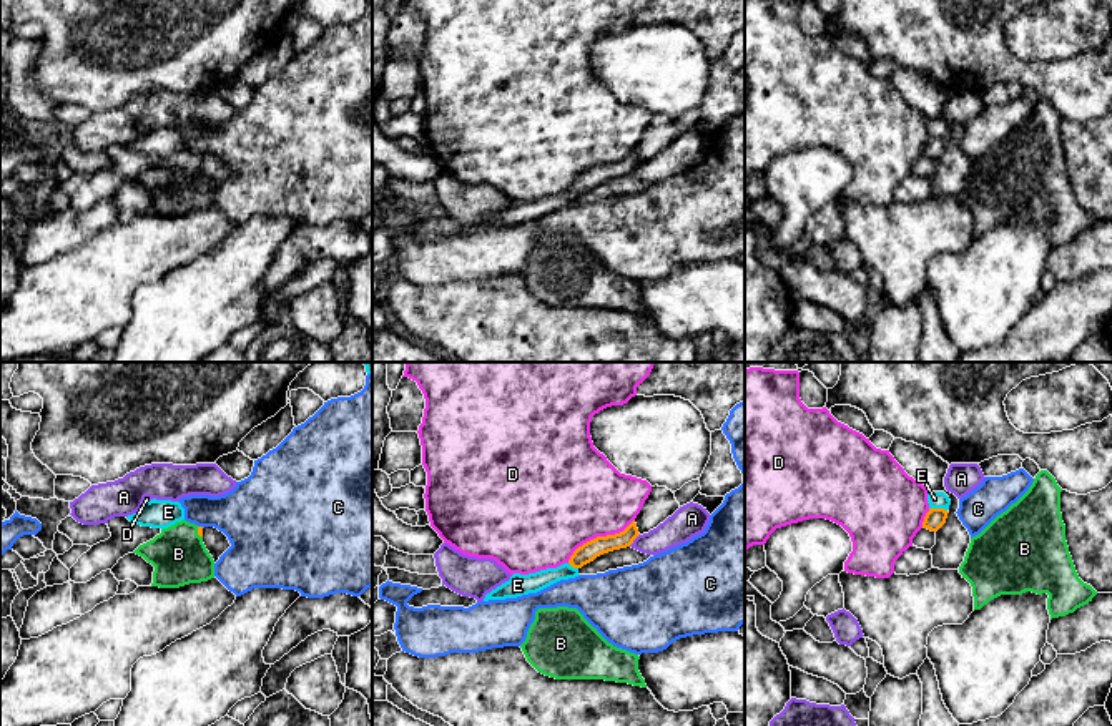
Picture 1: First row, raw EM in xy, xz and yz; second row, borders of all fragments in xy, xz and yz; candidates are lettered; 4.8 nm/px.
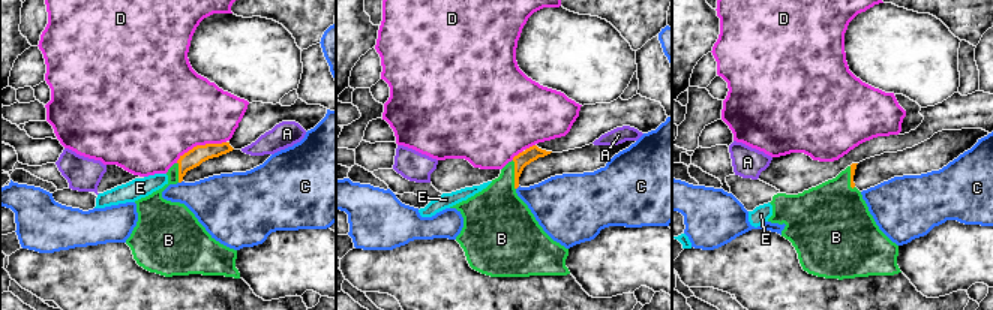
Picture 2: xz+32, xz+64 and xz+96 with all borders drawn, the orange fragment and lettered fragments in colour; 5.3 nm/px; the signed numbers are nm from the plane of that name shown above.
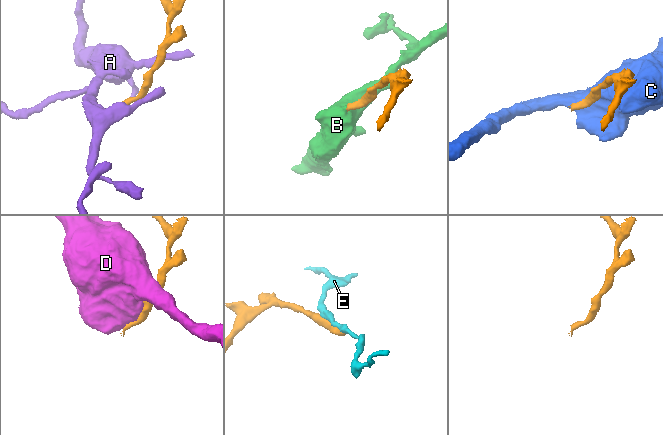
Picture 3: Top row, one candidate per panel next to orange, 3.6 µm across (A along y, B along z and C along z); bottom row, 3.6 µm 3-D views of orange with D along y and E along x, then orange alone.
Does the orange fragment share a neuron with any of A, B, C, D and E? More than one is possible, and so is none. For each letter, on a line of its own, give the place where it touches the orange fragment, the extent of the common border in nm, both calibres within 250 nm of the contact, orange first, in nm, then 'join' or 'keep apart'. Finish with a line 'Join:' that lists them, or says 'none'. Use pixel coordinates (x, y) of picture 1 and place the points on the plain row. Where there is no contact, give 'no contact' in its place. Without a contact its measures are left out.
A: meets orange in xz at (634, 166); contact 80 nm long; 90 nm thick on the orange side, 150 nm on the other; keep apart
B: meets orange in xy at (198, 160); contact 60 nm long; 30 nm thick on the orange side, 260 nm on the other; join
C: meets orange in xy at (201, 155); contact 30 nm long; 30 nm thick on the orange side, 320 nm on the other; keep apart
D: meets orange in xz at (599, 165); contact 380 nm long; 90 nm thick on the orange side, 480 nm on the other; keep apart
E: meets orange in yz at (938, 137); contact 90 nm long; 100 nm thick on the orange side, 80 nm on the other; keep apart
Join: B

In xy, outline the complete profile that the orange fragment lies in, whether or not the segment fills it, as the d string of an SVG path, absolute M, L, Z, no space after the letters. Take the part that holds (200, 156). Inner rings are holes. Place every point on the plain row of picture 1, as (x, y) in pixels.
M186 148L163 156L133 181L155 194L151 214L180 216L214 206L214 188L203 171L203 155Z

